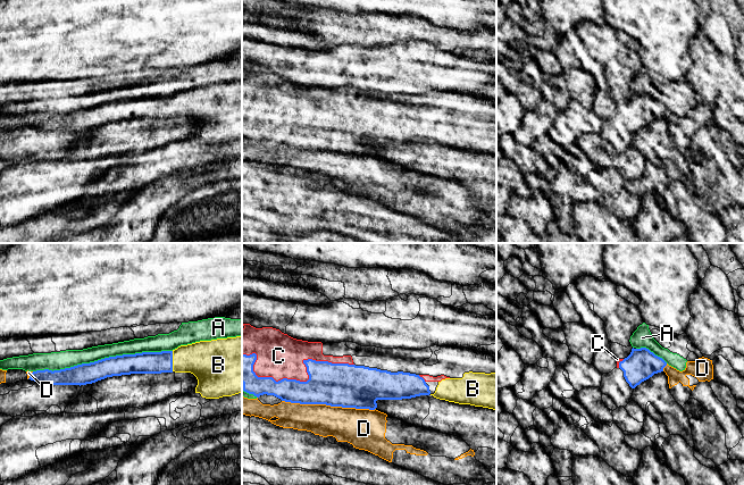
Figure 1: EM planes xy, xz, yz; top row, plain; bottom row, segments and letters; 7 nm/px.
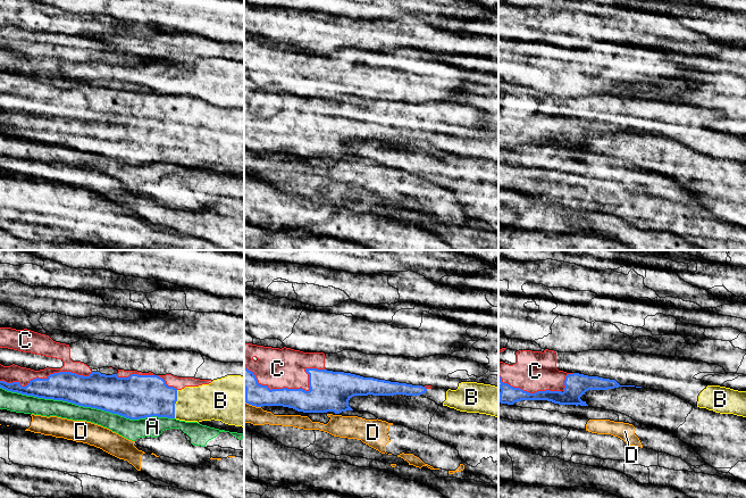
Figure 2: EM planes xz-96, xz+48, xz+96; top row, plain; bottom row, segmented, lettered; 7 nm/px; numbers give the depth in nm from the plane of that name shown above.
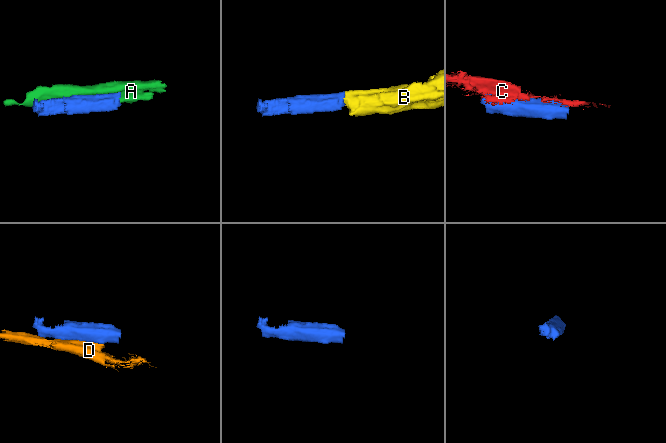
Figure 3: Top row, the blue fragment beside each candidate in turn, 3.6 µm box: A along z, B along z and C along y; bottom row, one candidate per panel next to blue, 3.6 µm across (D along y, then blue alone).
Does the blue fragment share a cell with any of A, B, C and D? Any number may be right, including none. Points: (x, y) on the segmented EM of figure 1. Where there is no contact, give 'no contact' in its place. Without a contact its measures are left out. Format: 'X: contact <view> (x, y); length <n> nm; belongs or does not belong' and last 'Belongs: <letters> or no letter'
A: contact xy (102, 359); length 1000 nm; does not belong
B: contact xy (172, 361); length 140 nm; belongs
C: contact xz (299, 381); length 800 nm; does not belong
D: contact xz (328, 404); length 650 nm; does not belong
Belongs: B

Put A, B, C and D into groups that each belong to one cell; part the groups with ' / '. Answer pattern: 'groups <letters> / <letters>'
groups A / B / C / D

